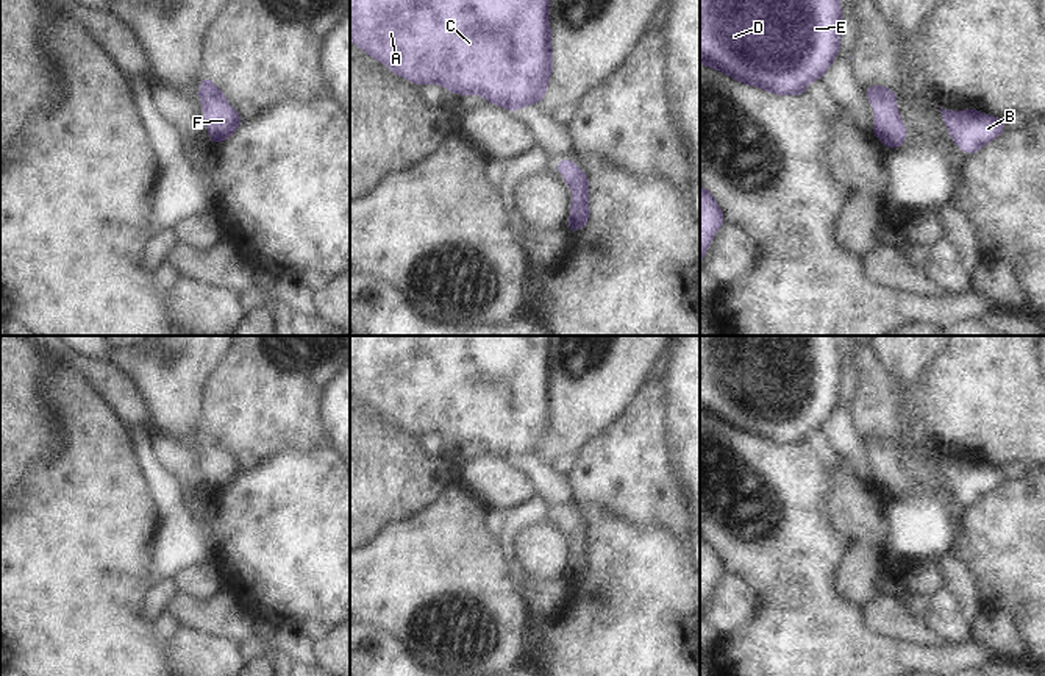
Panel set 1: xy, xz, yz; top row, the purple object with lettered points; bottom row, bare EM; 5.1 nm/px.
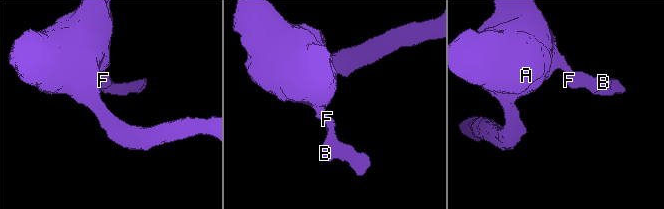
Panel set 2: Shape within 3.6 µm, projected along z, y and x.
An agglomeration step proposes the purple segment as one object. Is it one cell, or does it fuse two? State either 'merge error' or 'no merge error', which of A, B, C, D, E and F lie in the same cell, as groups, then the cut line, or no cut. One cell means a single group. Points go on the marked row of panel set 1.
no merge error | A B C D E F | no cut

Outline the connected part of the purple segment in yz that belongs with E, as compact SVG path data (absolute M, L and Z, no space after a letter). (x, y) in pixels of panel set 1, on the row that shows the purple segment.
M700 0L700 66L714 67L736 81L761 87L775 95L804 95L806 86L822 80L840 50L842 6L840 0Z

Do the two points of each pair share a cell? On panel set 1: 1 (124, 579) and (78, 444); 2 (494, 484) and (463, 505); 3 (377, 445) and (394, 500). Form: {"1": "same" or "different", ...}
{"1": "same", "2": "different", "3": "same"}

